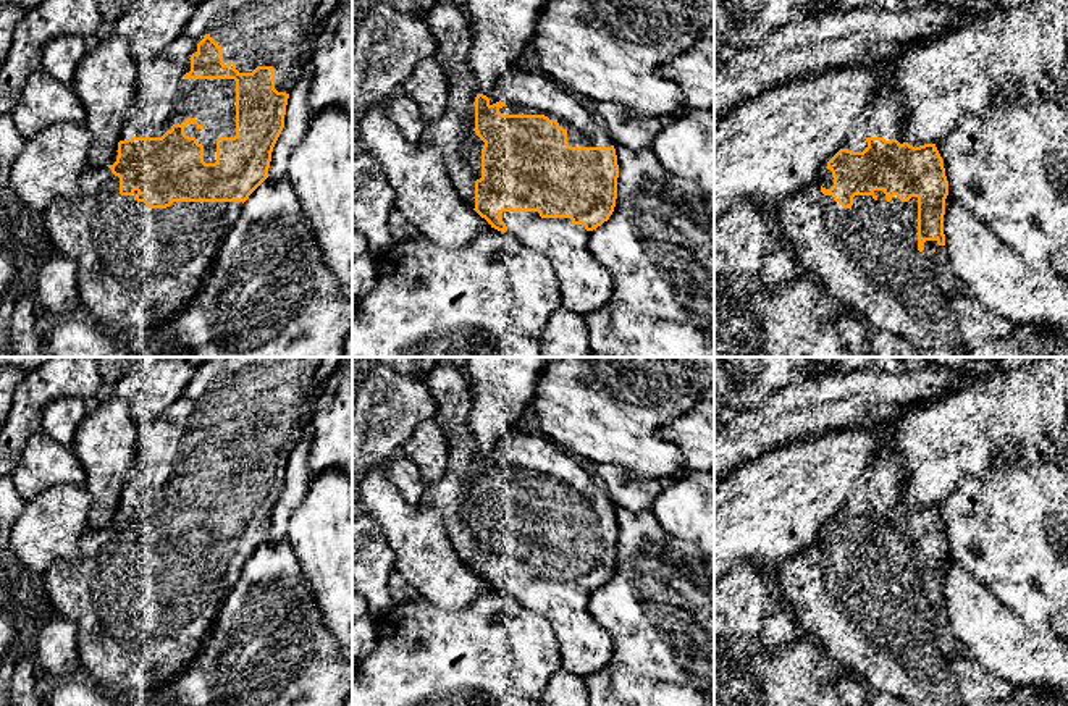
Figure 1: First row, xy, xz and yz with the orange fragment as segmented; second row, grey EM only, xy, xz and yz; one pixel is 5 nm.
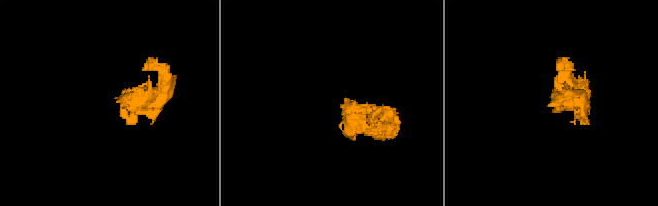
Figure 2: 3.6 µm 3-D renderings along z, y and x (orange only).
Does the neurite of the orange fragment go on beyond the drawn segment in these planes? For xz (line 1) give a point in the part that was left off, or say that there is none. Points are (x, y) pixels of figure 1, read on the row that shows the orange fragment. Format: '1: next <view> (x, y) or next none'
1: next xz (453, 134)

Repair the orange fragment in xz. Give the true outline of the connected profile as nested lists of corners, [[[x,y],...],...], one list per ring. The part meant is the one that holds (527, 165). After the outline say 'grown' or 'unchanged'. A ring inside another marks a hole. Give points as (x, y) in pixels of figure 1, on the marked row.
[[[438,0],[422,18],[438,42],[435,57],[448,78],[448,102],[443,115],[430,121],[417,144],[441,153],[460,199],[491,228],[515,236],[549,260],[561,286],[562,307],[583,317],[604,307],[612,297],[612,276],[591,254],[588,239],[593,229],[609,220],[617,199],[619,165],[608,126],[582,107],[572,90],[540,71],[528,73],[512,66],[502,86],[480,94],[469,65],[473,40],[464,8],[449,0]]]; grown

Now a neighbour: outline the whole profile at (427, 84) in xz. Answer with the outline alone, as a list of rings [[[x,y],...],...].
[[[427,57],[417,61],[399,92],[412,97],[428,121],[436,121],[448,102],[448,78],[436,57]]]

